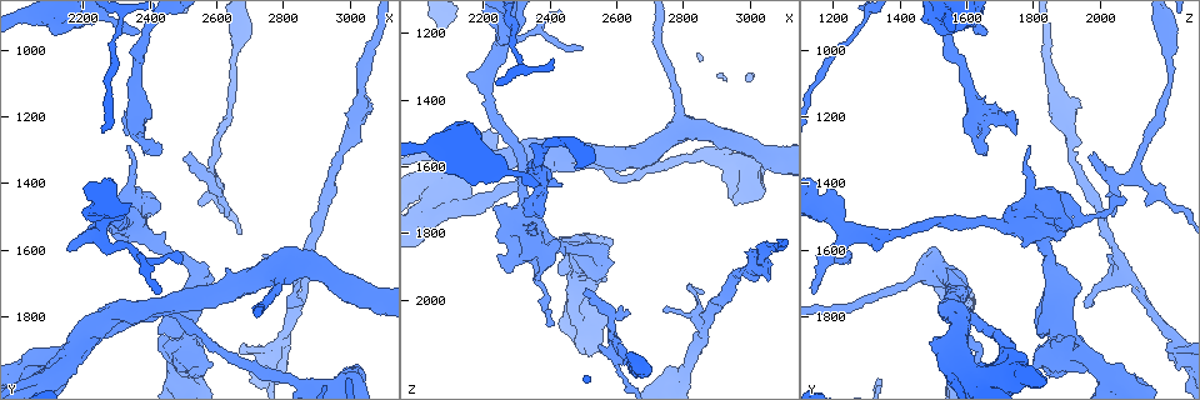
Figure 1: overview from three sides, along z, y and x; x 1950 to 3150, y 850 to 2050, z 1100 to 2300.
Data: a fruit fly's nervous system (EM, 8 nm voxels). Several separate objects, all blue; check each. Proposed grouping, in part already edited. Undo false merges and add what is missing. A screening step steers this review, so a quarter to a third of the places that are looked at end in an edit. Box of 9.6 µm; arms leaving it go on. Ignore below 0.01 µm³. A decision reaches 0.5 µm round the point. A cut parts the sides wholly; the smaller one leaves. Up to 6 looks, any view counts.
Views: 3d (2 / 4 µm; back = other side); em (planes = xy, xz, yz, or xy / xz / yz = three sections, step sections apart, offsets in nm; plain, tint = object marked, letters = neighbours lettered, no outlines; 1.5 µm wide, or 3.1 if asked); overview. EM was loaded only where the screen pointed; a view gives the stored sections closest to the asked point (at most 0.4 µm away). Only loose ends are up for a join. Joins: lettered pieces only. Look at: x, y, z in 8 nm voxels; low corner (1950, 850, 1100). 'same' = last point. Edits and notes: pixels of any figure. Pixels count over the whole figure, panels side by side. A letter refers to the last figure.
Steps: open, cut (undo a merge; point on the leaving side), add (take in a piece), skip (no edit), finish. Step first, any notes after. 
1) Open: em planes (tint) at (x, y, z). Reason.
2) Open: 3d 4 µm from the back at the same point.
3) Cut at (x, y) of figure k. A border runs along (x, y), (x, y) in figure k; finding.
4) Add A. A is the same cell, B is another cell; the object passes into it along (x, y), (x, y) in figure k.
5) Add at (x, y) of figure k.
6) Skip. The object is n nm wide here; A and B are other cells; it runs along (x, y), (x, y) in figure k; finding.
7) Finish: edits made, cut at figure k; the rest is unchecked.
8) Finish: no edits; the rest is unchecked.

Open: 3d 4 µm at (2540, 1670, 1860). Calibre changes.

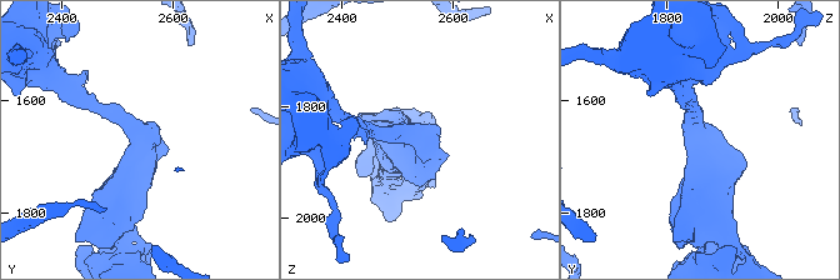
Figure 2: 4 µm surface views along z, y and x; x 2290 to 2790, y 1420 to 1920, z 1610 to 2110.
Open: em xy step 8 (letters) at (2545, 1675, 1870). The arms are 240, 550 nm wide.

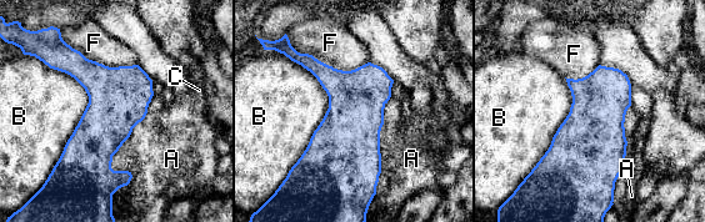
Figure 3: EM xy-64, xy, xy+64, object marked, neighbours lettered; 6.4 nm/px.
Open: em planes (letters) at the same point. Cut it another way.

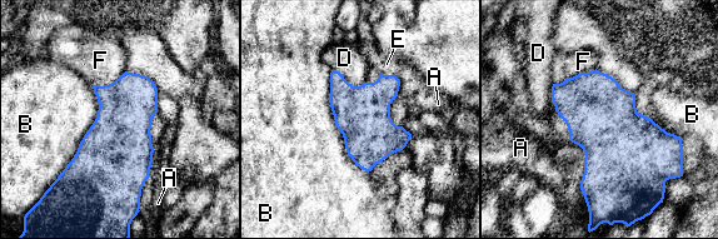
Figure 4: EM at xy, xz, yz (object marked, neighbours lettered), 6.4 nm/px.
Skip. The longest contact is with B, 650 nm; A, B, D, E and F are other cells; a border runs along (330, 70), (329, 106), (357, 165) in figure 4; one neuron here.

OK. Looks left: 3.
Open: 3d 2 µm at (2500, 1320, 1960). Free end.

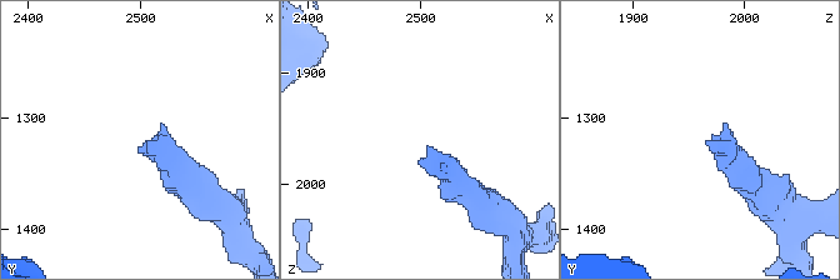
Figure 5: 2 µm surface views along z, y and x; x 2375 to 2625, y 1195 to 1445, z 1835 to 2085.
Open: em planes (letters) at (2506, 1318, 1966).

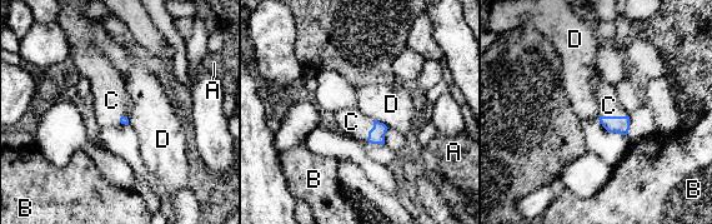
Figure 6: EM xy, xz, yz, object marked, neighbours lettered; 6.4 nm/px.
Add C. C is the same cell, A, B and D are other cells; the object passes into it along (613, 124), (612, 117), (608, 105) in figure 6; the neuron continues.

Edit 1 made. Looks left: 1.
Open: em planes (letters) at (2550, 1450, 2130). An open end.

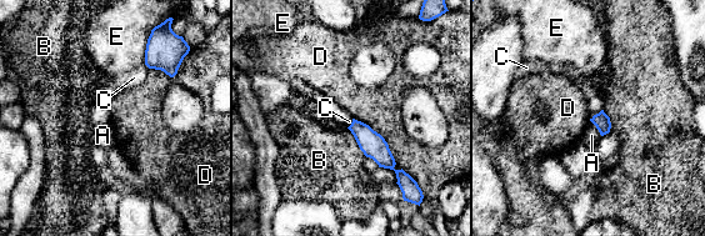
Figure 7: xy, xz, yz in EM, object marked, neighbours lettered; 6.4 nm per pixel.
Skip. The object is 100 nm wide here; A, B, C, D and E are other cells; none of them fits.

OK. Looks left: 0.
Finish: edits made, add at figure 6; the rest is unchecked.

